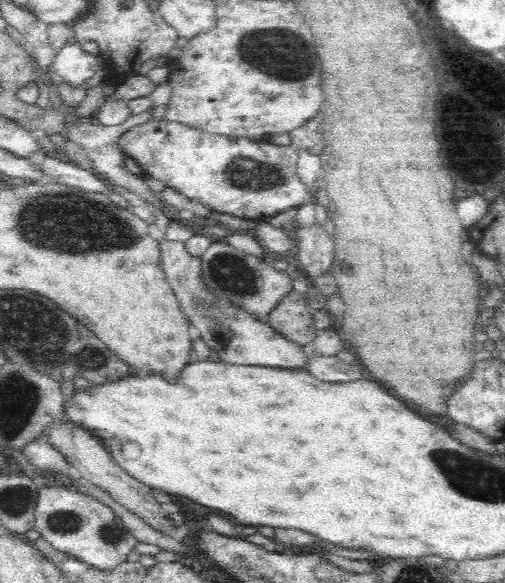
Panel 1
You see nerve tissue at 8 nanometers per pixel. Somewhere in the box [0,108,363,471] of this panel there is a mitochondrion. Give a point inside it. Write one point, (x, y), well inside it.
(82, 224)

